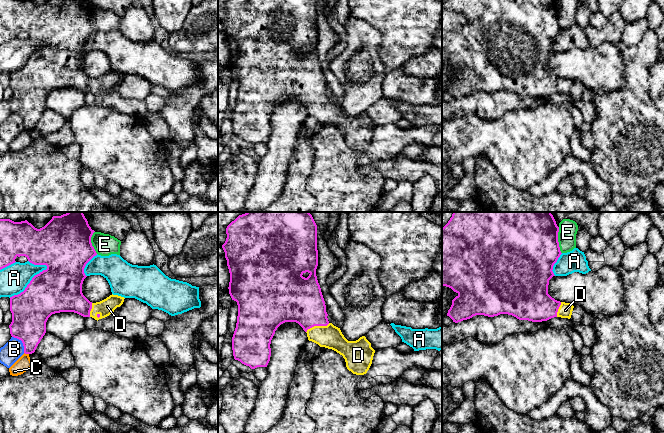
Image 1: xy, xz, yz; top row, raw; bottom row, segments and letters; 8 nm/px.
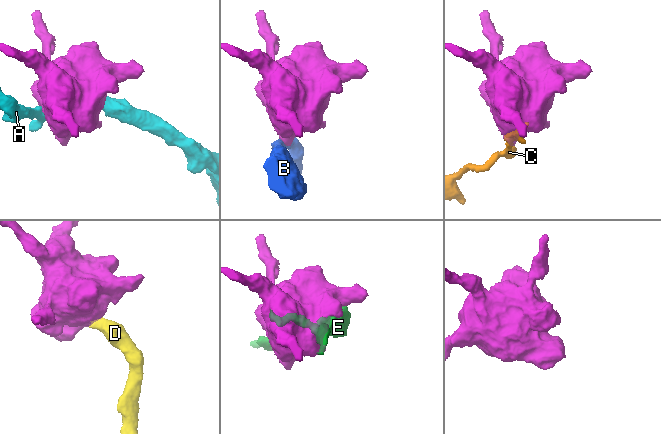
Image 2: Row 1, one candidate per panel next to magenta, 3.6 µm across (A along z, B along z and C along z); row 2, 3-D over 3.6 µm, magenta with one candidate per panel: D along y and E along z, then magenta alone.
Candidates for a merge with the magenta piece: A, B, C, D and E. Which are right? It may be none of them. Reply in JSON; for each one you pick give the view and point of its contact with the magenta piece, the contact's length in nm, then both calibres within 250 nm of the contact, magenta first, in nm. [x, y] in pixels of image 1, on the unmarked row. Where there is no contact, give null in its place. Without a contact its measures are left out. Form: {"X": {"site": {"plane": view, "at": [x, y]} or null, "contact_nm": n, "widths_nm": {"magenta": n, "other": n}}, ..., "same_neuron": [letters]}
{"D": {"site": {"plane": "xz", "at": [317, 101]}, "contact_nm": 200, "widths_nm": {"magenta": 360, "other": 190}}, "same_neuron": ["D"]}

